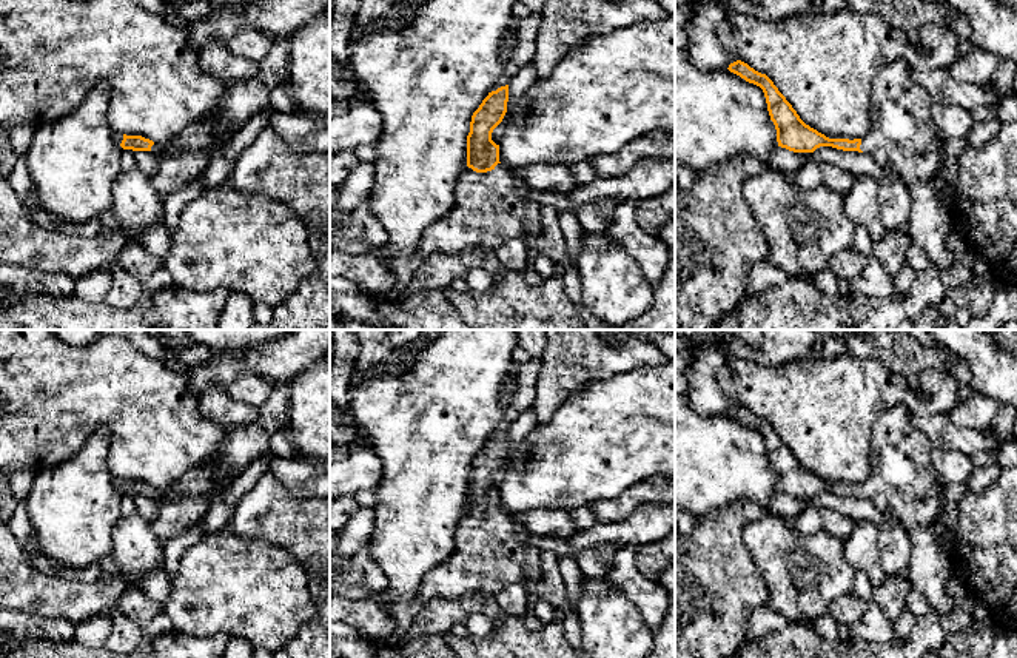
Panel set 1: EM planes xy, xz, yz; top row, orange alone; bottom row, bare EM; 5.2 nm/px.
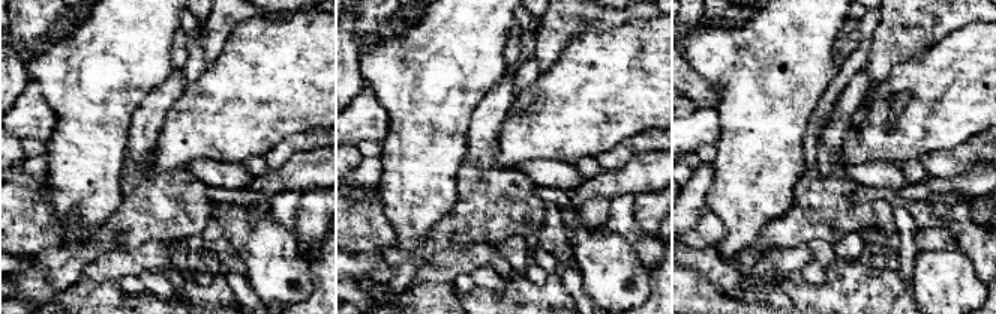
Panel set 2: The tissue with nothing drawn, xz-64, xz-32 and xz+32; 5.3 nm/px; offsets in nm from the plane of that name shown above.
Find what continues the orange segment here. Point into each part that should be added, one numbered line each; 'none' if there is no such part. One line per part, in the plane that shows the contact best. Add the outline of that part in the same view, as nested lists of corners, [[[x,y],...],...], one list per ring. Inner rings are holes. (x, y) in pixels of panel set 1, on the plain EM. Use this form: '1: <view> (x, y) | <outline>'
1: xz (490, 553) | [[[501,509],[487,518],[467,512],[455,532],[453,555],[430,570],[410,598],[384,606],[394,630],[388,640],[374,640],[374,644],[405,643],[418,613],[433,599],[481,592],[496,595],[515,582],[525,586],[538,579],[541,550],[527,544],[529,536],[530,533]]]

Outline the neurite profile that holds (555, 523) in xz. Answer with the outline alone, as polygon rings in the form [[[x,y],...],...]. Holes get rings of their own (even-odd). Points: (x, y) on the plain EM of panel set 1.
[[[530,509],[512,515],[530,535],[567,539],[578,533],[573,519],[559,509]]]

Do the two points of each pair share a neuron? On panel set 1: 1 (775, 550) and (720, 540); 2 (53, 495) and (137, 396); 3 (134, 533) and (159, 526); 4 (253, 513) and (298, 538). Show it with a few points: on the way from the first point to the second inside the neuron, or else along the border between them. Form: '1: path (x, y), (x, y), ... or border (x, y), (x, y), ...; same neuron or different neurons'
1: border (745, 523), (745, 544), (763, 577); different neurons
2: border (102, 424), (110, 430), (108, 466); different neurons
3: border (148, 523), (165, 541); different neurons
4: path (264, 513), (273, 513), (287, 527); same neuron

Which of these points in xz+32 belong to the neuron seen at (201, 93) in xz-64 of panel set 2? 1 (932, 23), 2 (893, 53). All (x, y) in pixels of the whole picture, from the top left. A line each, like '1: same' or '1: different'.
1: different
2: different

